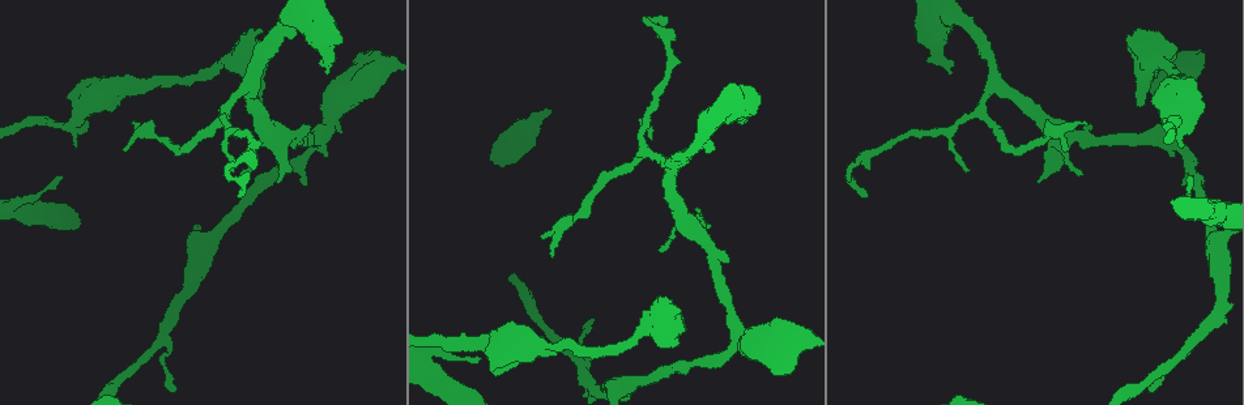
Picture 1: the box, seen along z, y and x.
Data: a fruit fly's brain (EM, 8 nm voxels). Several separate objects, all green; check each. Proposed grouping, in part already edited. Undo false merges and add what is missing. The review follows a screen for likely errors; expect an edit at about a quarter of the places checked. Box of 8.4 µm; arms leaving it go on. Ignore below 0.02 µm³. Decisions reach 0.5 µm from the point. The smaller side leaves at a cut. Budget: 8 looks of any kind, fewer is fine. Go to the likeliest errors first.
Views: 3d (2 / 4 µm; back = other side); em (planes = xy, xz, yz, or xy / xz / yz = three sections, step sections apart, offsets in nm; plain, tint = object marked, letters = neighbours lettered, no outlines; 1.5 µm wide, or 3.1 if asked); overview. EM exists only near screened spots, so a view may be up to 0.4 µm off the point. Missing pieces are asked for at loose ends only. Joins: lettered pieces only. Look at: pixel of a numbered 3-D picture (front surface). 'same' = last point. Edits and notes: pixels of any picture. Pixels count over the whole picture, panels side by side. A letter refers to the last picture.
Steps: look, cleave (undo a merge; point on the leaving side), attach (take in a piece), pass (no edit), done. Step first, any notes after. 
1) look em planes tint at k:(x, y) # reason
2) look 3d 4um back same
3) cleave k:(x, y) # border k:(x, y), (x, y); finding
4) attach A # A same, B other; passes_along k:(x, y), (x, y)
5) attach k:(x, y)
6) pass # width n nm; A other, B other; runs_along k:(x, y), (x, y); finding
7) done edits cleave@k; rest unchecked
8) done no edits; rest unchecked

look em xy step 4 letters at 1:(1141, 35) # an open end

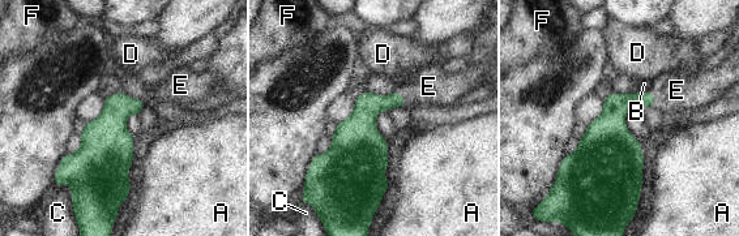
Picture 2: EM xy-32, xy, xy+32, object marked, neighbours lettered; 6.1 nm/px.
attach E # A other, B other, C other, D other, E same, F other; passes_along 2:(615, 106), (654, 98), (676, 90); the neuron continues

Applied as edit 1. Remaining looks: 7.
look em yz step 4 letters at 1:(792, 369) # stops while still wide

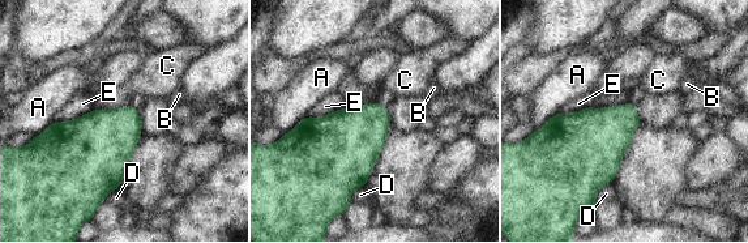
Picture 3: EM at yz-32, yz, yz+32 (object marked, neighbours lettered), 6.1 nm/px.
look em planes letters same

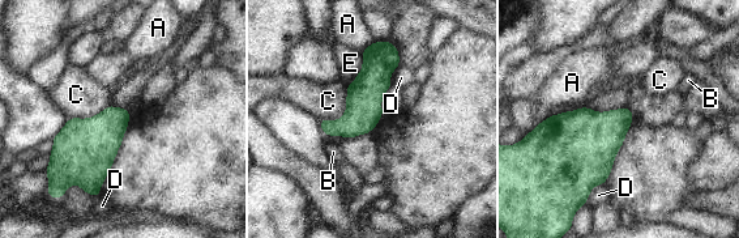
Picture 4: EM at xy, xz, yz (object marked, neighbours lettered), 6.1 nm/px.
pass # A other, B other, C other, D other, E other; border 4:(346, 85), (345, 113), (319, 120); no lettered piece goes on from it

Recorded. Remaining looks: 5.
look 3d 4um at 1:(741, 333) # three arms meet

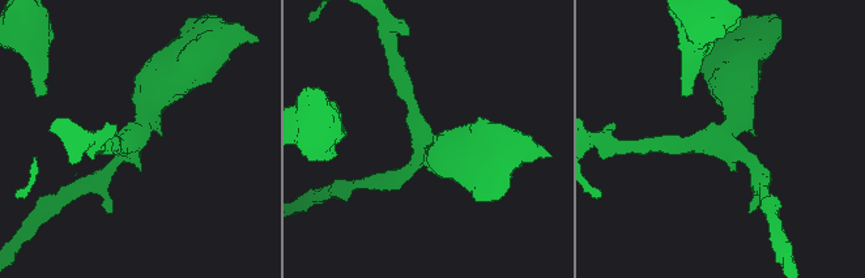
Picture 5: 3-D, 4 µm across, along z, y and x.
look em planes letters at 5:(133, 140) # arms 3; arm_widths 220, 240, 500 nm

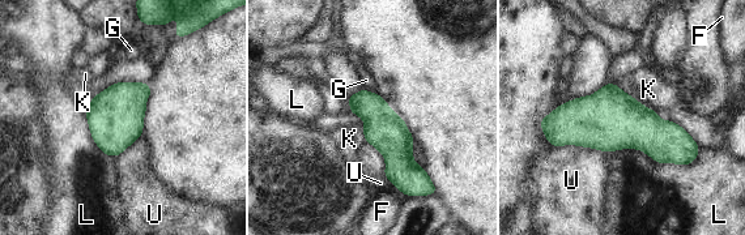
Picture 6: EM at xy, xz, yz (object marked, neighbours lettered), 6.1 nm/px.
pass # F other, G other, K other, L other, U other; continuous, no second neuron

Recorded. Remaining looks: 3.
done edits attach@2; rest unchecked

